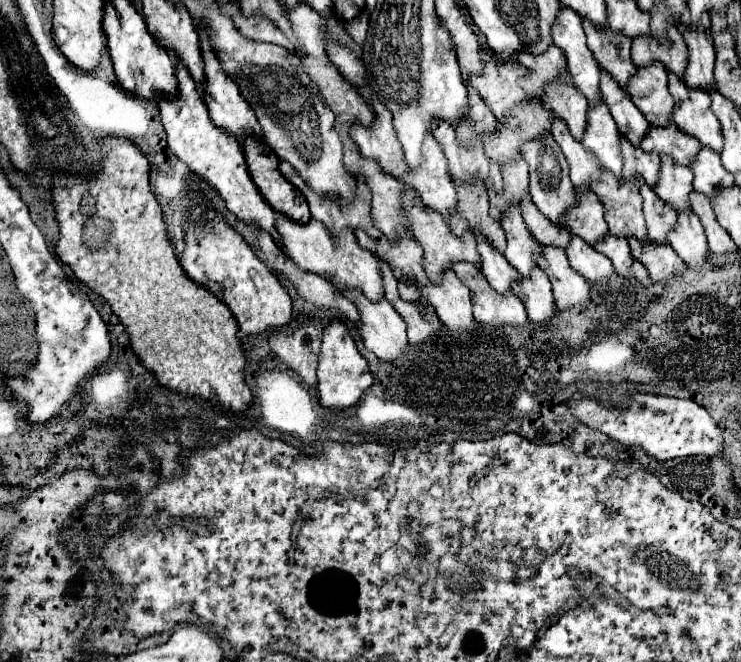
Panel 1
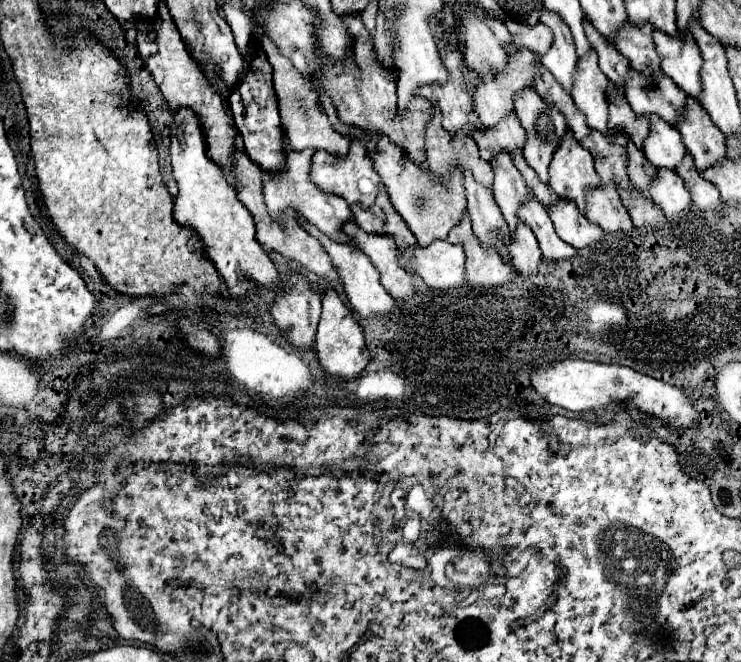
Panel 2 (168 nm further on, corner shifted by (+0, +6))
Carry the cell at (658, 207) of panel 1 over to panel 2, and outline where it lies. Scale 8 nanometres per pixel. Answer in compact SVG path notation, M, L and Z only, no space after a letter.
M628 141L628 175L630 183L640 191L644 197L648 197L648 187L656 179L658 169L654 169L648 159L644 157L642 149L638 149L632 141Z

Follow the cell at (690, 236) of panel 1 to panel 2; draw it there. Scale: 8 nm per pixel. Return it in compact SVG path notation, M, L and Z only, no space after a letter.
M668 169L658 171L658 177L650 187L650 197L670 221L682 221L692 207L690 193L686 191L682 179L676 171Z

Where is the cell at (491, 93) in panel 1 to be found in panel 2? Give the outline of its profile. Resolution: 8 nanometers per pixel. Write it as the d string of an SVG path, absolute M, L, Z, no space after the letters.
M464 13L464 47L462 55L466 59L466 65L482 77L486 71L500 73L508 65L506 53L512 43L512 35L508 33L504 21L486 15L486 13Z

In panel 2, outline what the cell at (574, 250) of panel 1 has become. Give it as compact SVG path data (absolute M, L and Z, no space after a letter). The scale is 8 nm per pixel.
M560 199L558 205L550 207L548 215L554 221L558 237L568 245L572 245L574 249L592 247L600 243L600 239L604 237L600 227L592 225L584 215L580 215L576 211L576 205L572 205L570 201Z

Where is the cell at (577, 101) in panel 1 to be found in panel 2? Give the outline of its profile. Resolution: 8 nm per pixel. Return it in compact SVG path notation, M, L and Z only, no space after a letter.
M544 9L540 15L540 21L544 25L548 25L554 33L552 49L548 49L548 53L544 55L544 59L540 59L540 63L556 77L556 81L562 85L562 89L566 93L570 93L574 87L574 73L576 73L576 65L578 65L574 39L570 35L566 23L558 15L552 15L550 11Z

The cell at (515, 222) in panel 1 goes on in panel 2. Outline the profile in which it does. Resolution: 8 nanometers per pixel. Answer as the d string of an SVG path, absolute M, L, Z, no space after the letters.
M500 153L494 157L492 161L492 169L494 169L494 199L510 227L510 231L516 229L518 225L518 207L520 203L524 203L524 179L518 173L518 169L512 163L512 157L508 153Z

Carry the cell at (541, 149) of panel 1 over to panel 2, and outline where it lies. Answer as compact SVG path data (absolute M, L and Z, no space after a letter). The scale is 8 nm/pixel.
M524 89L520 95L516 95L514 107L516 107L516 115L520 119L520 125L526 131L526 137L528 137L526 147L524 147L524 159L536 171L538 179L544 185L548 185L548 181L550 181L548 165L552 161L556 147L560 147L560 139L566 135L566 119L564 119L564 115L560 115L560 111L550 109L534 89L528 89L528 91Z

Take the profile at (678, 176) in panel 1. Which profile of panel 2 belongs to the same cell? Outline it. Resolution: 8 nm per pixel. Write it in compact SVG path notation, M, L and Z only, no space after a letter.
M650 117L650 135L644 139L644 155L656 169L676 171L686 155L686 147L676 127L664 123L660 117Z

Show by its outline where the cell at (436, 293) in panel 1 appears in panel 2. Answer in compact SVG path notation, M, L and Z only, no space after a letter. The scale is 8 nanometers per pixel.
M448 241L408 249L400 255L400 263L406 271L420 275L424 283L436 291L452 291L466 285L464 259L464 249L460 245L450 245Z

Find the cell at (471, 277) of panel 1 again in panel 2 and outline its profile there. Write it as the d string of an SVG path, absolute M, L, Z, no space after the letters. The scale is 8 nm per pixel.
M468 215L448 233L448 243L458 243L466 253L466 277L474 289L510 285L516 279L514 269L502 261L496 251L484 251L470 227Z

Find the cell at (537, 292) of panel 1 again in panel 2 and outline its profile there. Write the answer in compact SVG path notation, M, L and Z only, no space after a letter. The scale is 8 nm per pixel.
M518 223L516 233L514 233L512 241L508 243L508 251L510 251L510 265L522 277L532 277L532 275L540 273L542 255L538 249L538 241L532 235L530 227L526 227L524 223Z

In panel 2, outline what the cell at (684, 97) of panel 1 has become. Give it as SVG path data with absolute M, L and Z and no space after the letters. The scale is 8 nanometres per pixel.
M654 31L654 43L658 55L662 57L664 75L668 75L688 97L700 103L702 57L696 43L692 41L692 35L688 33L684 39L680 39L678 35L670 37Z

